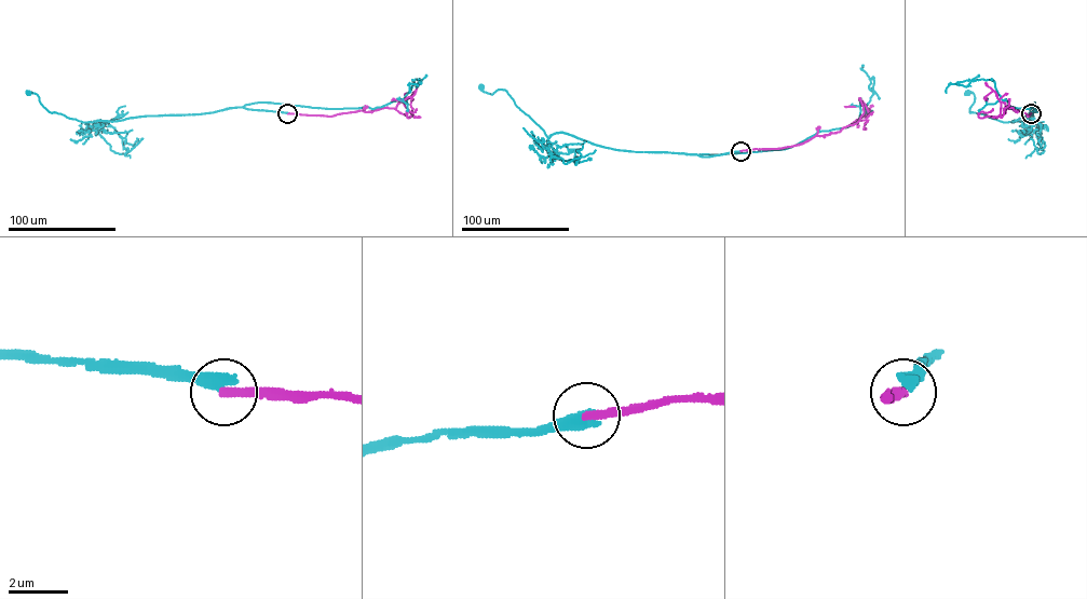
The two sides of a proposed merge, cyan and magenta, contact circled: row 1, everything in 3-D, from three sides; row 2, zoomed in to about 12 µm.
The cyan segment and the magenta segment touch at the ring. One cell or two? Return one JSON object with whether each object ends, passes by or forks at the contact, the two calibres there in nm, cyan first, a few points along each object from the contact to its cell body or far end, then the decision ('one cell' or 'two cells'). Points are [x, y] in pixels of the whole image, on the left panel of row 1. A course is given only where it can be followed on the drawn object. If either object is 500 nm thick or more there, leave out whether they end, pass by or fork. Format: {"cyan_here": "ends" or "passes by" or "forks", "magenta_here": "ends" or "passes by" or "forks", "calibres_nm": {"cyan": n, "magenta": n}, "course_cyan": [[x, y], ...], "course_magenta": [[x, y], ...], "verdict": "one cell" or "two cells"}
{"cyan_here": "ends", "magenta_here": "ends", "calibres_nm": {"cyan": 480, "magenta": 280}, "course_cyan": [[287, 113], [234, 107], [206, 113], [83, 122], [49, 112], [36, 94], [28, 93]], "course_magenta": [[287, 113], [331, 116], [386, 107], [410, 117], [408, 118], [407, 111], [413, 112], [417, 108]], "verdict": "two cells"}

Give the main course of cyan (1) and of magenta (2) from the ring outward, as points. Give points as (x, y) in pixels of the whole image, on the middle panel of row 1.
1: (739, 151), (700, 157), (616, 150), (564, 133), (547, 137), (506, 92), (498, 90), (491, 94), (481, 87)
2: (739, 151), (784, 148), (800, 145), (816, 136), (839, 132), (859, 119), (864, 112), (859, 97), (869, 112)

